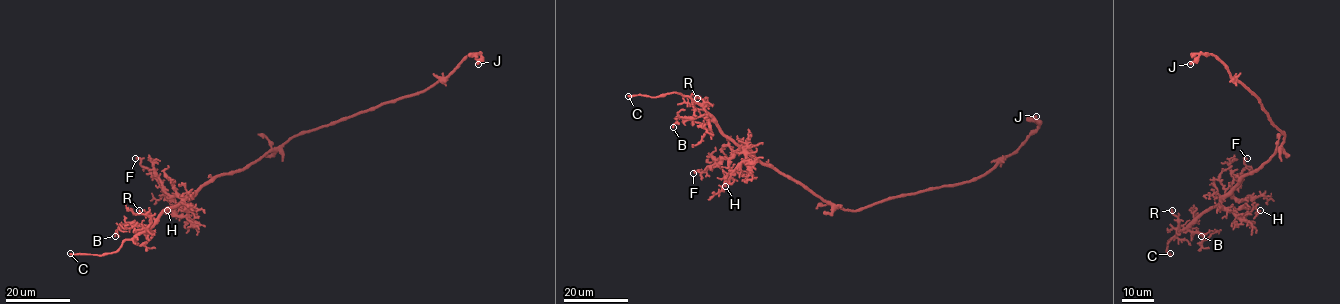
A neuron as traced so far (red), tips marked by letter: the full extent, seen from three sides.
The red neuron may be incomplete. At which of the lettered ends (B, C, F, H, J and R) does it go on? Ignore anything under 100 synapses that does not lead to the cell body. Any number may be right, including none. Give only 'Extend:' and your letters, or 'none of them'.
Extend: C

